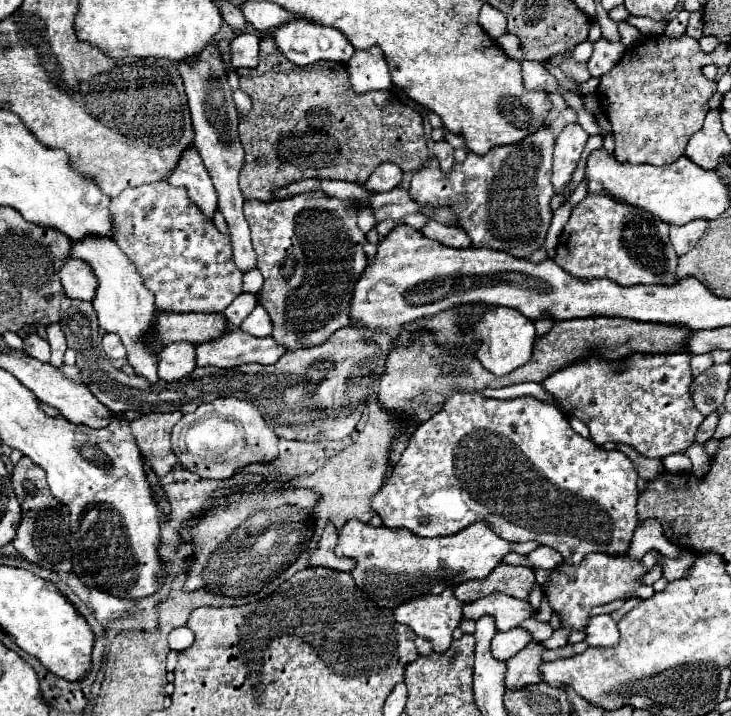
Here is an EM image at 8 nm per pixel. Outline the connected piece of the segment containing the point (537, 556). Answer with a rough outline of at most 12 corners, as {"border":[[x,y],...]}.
{"border":[[550,546],[530,554],[510,552],[502,562],[550,570],[562,562],[562,554]]}

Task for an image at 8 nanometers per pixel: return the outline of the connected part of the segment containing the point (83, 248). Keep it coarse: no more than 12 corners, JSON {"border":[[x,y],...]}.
{"border":[[110,238],[72,240],[98,280],[92,306],[136,374],[156,382],[144,336],[154,296]]}

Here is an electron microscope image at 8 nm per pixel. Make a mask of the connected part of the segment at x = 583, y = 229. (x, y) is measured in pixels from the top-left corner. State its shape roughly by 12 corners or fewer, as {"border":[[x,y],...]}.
{"border":[[586,196],[554,262],[576,278],[674,284],[668,224]]}

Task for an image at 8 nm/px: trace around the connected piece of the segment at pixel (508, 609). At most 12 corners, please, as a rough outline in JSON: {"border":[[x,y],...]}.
{"border":[[494,592],[464,604],[464,618],[494,616],[496,628],[518,628],[538,616],[528,600]]}

